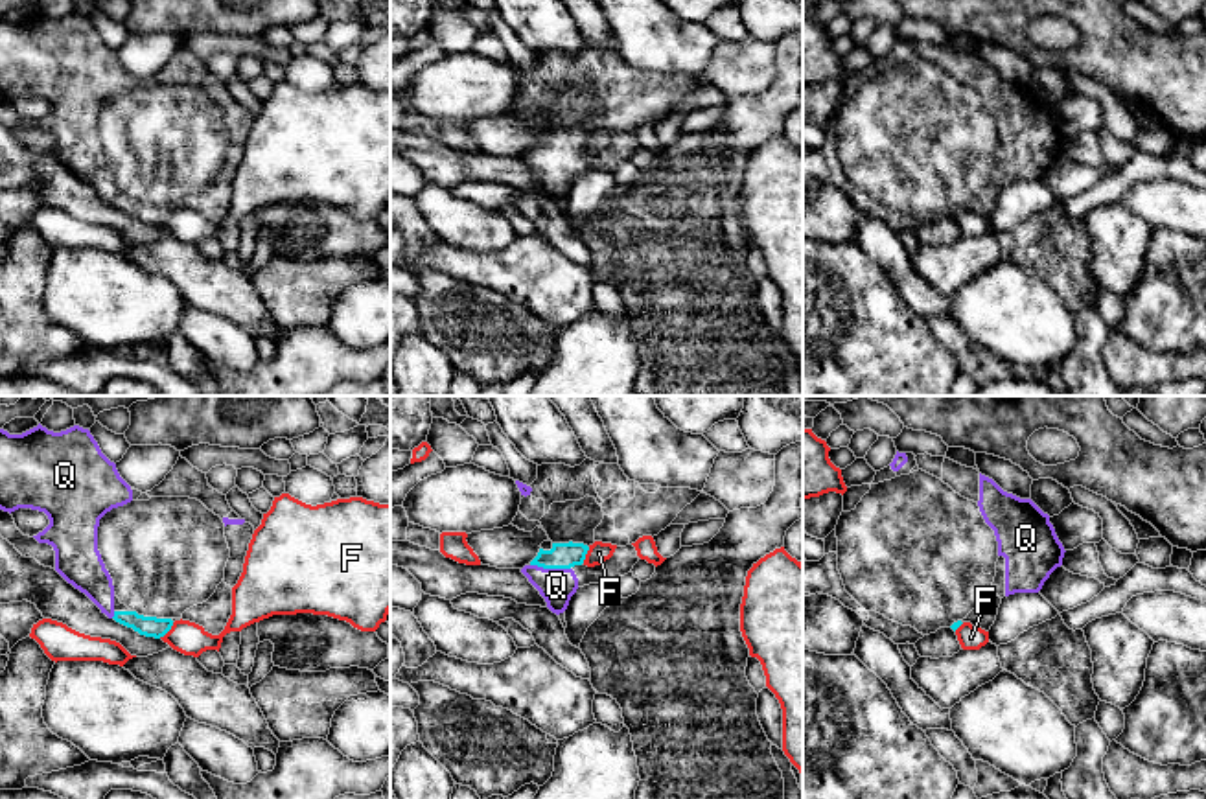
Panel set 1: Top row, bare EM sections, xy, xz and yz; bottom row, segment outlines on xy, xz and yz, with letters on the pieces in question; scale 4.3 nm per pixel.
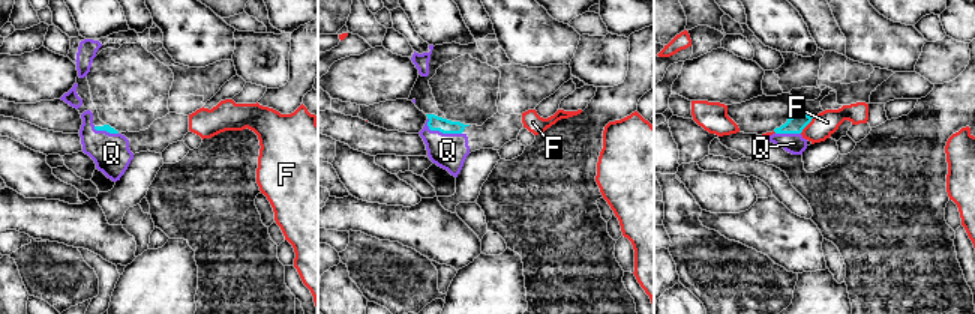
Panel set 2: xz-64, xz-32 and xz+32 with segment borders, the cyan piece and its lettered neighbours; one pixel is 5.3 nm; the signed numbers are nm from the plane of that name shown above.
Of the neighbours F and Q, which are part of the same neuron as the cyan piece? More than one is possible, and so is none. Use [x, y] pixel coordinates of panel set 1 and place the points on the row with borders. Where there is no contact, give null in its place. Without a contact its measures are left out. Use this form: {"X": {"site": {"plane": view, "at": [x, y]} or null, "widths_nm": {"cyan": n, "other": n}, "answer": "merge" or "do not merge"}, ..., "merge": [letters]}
{"F": {"site": {"plane": "xy", "at": [166, 632]}, "widths_nm": {"cyan": 90, "other": 140}, "answer": "do not merge"}, "Q": {"site": {"plane": "xz", "at": [551, 567]}, "widths_nm": {"cyan": 110, "other": 160}, "answer": "merge"}, "merge": ["Q"]}

